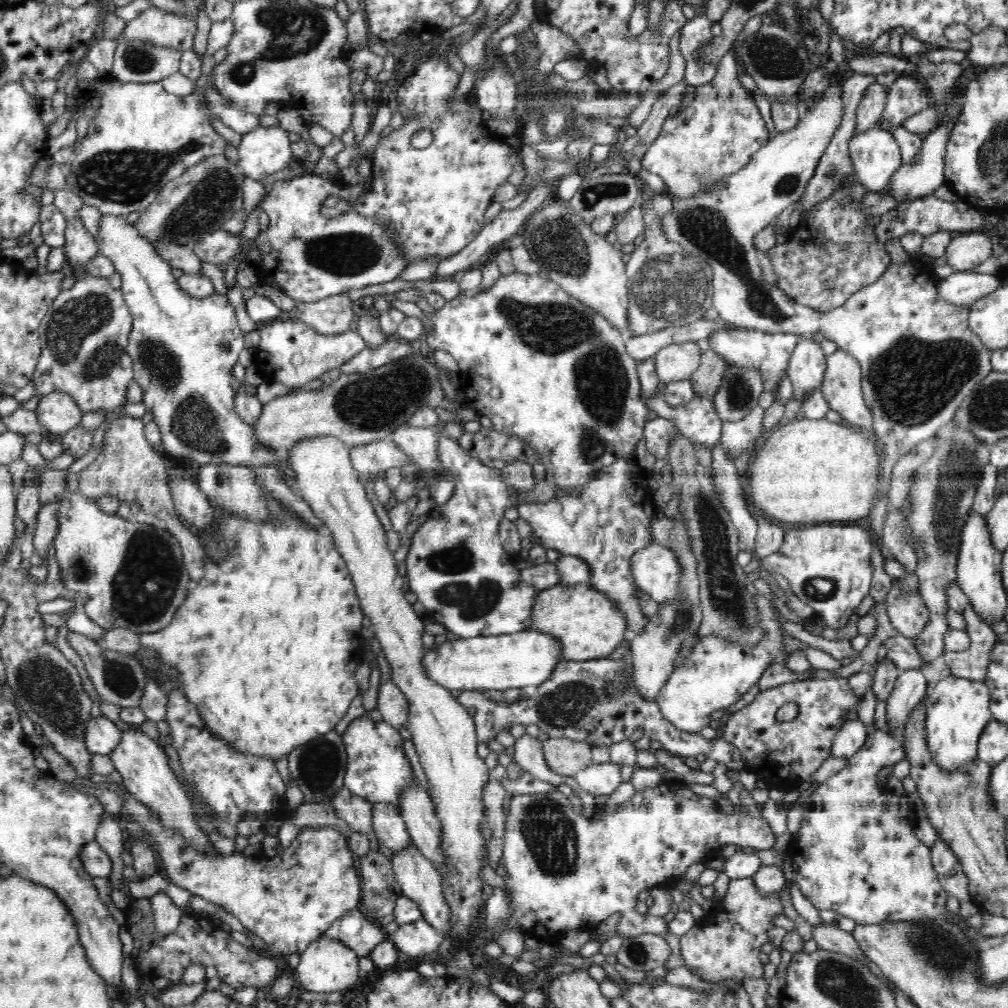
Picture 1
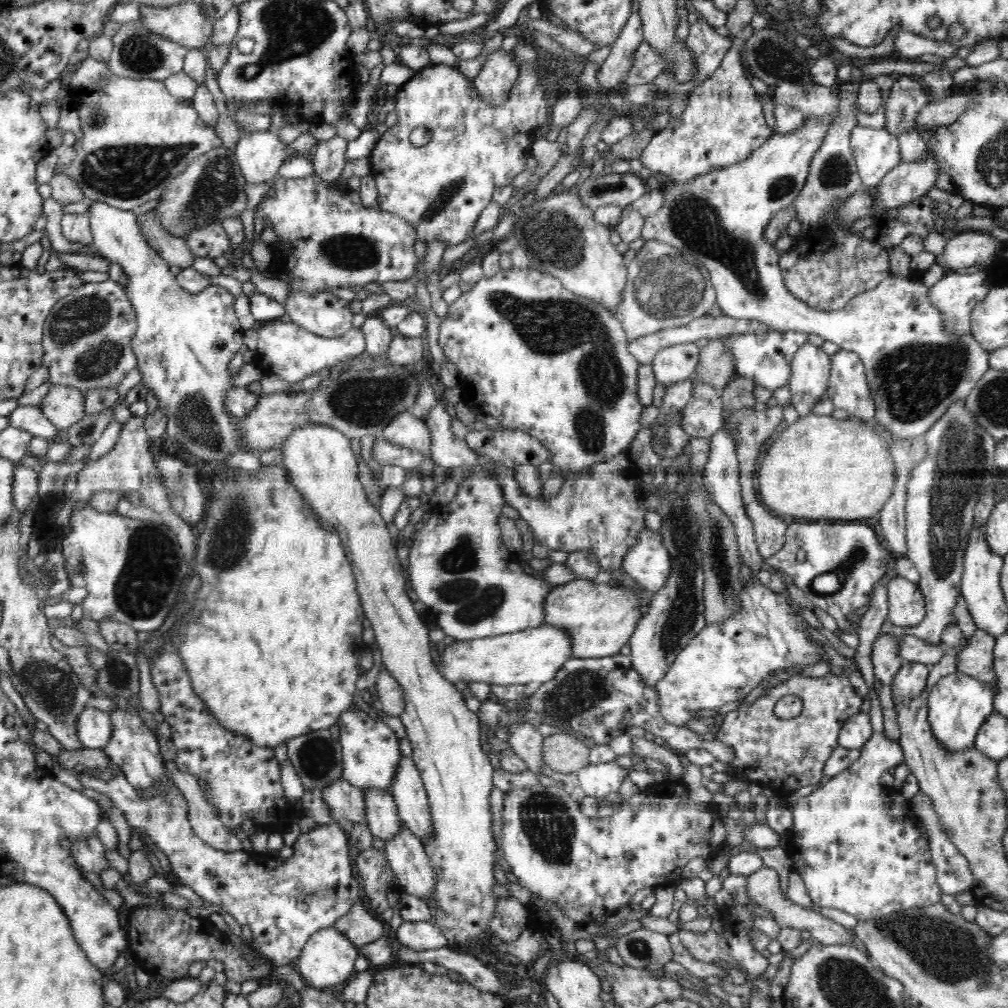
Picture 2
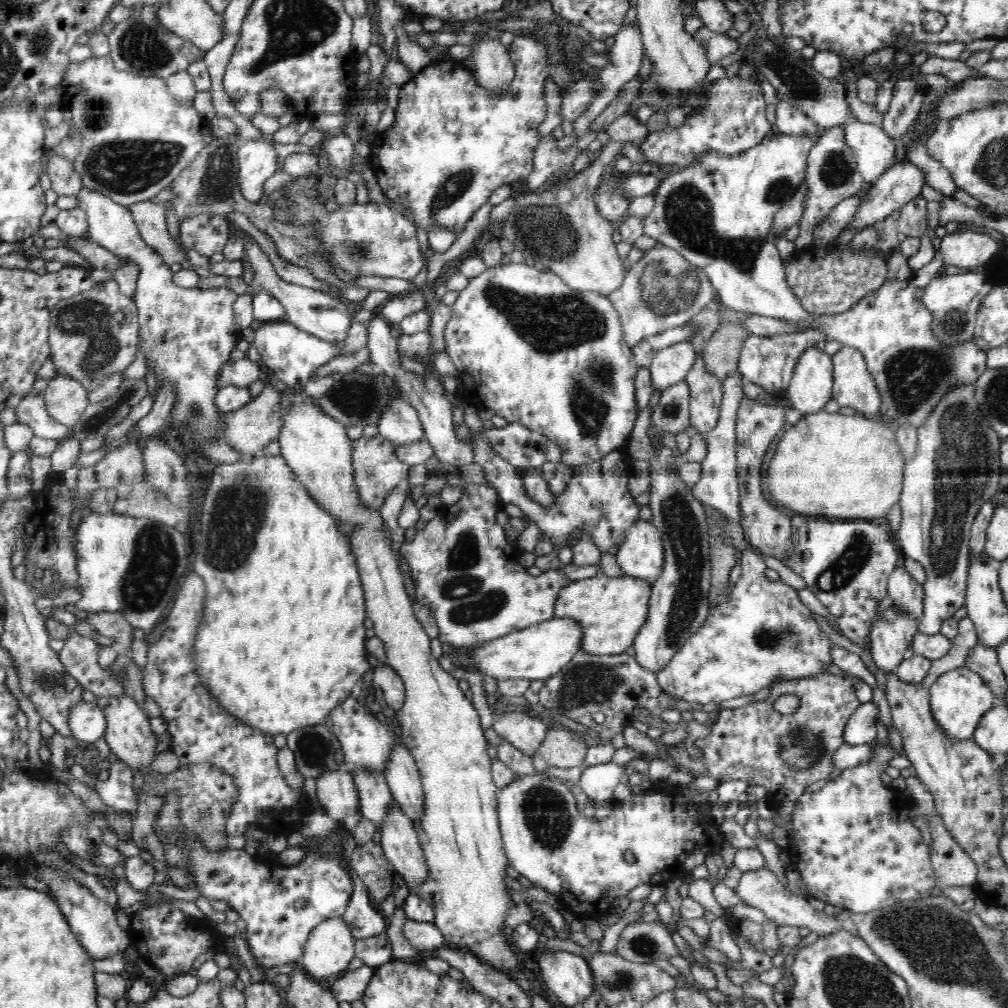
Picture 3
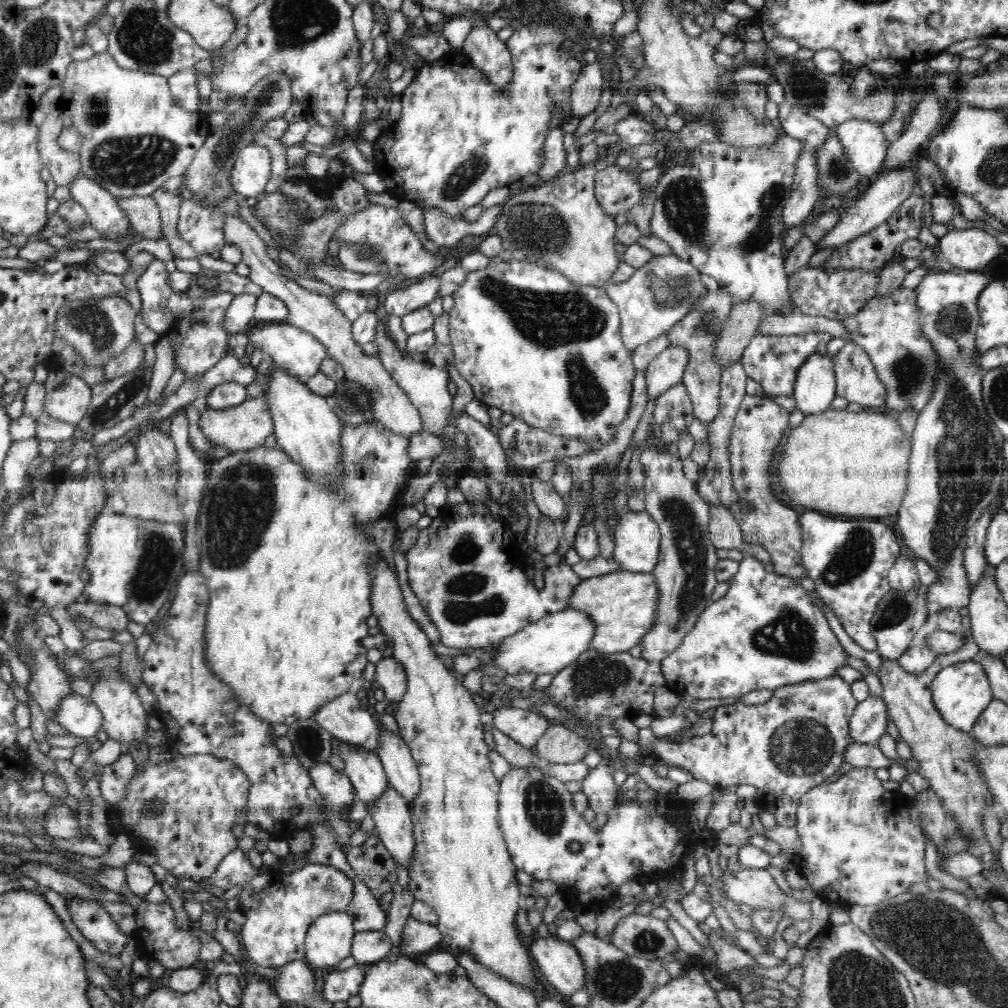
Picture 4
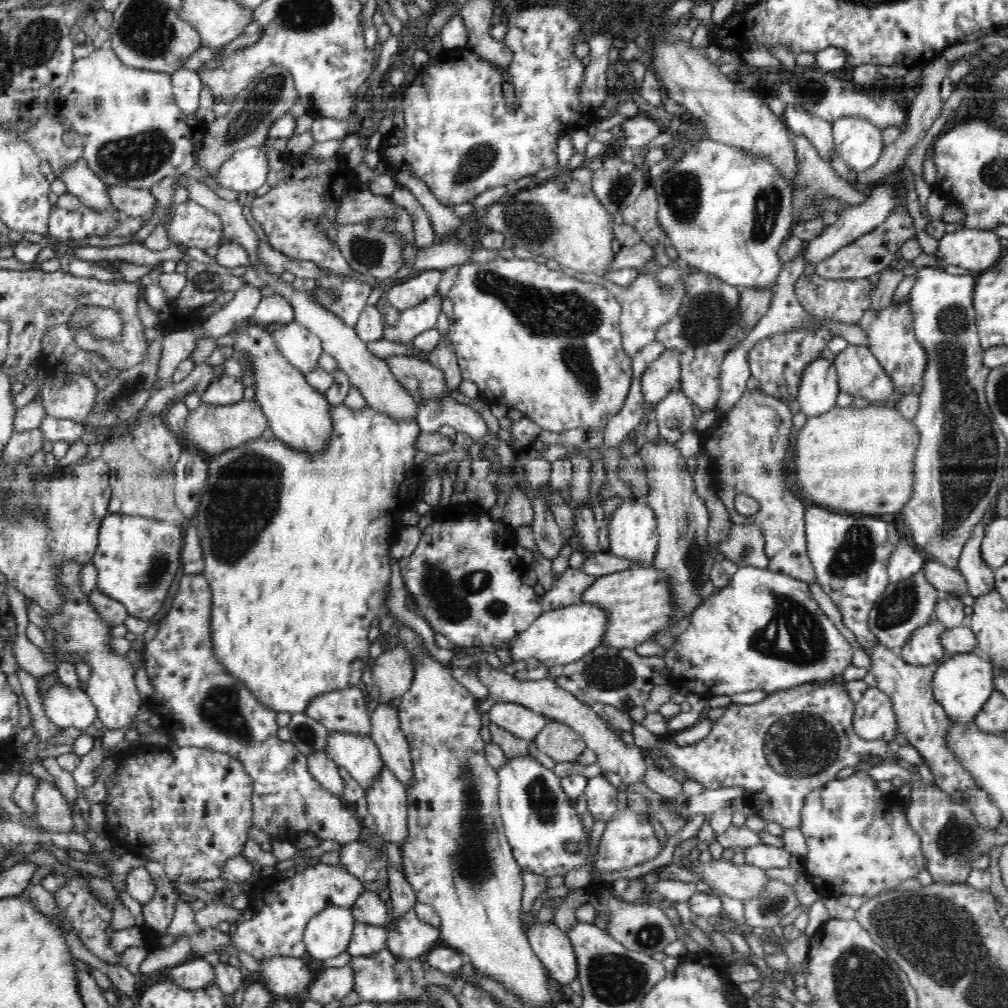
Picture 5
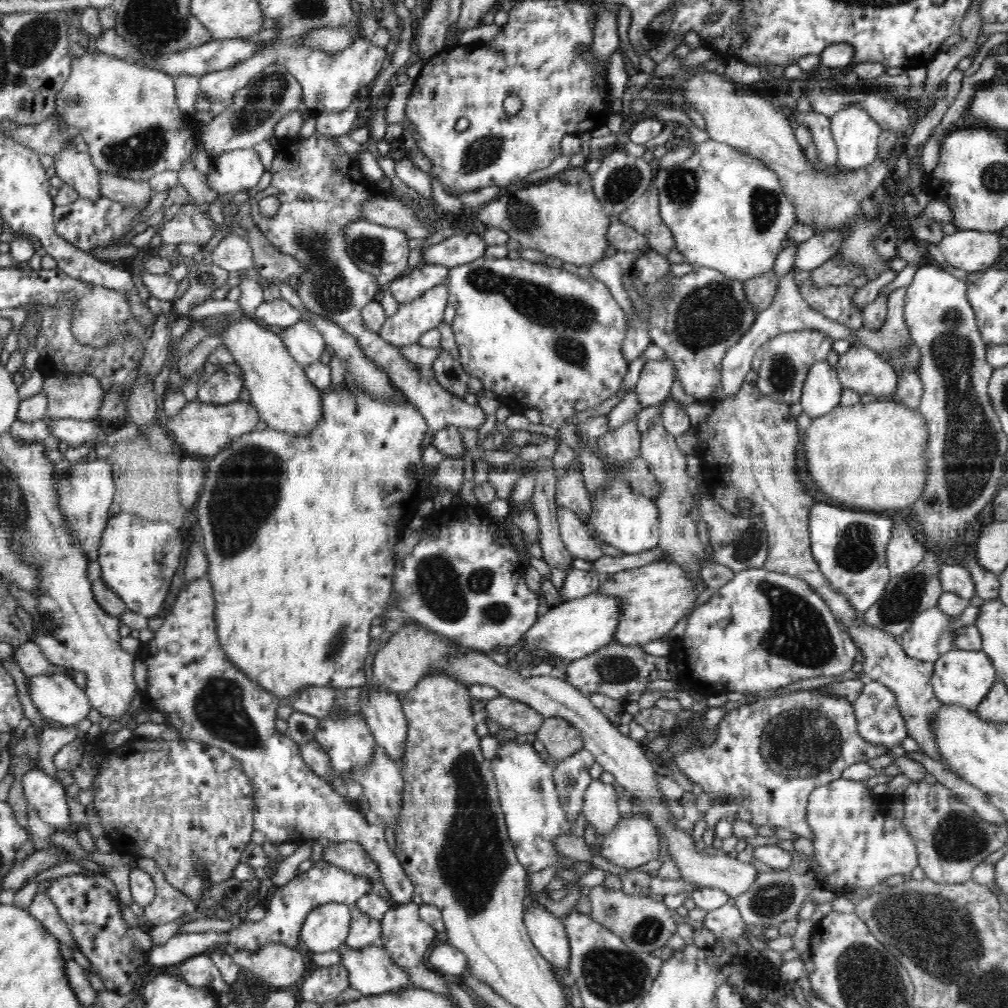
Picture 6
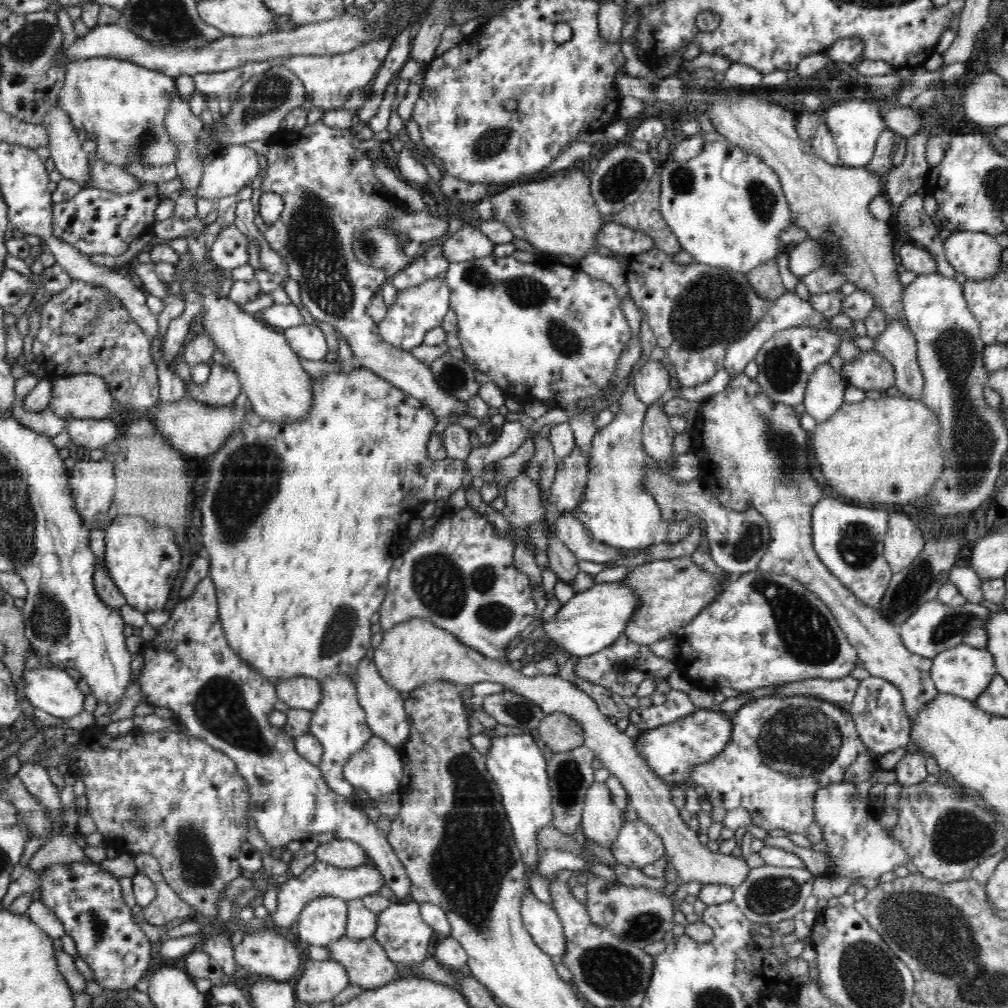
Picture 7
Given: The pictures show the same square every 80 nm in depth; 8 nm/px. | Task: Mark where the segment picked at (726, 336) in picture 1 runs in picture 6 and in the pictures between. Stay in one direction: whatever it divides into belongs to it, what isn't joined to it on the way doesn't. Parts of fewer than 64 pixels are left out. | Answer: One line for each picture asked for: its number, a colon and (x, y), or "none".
2: (766, 358)
3: (768, 361)
4: (773, 361)
5: (778, 361)
6: (782, 363)

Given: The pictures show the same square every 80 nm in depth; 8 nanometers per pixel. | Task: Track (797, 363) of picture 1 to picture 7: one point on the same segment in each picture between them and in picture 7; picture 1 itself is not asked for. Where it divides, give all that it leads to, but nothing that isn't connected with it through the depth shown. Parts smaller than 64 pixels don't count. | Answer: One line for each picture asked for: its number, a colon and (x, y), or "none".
2: (810, 370)
3: (811, 385)
4: (815, 389)
5: (819, 389)
6: (822, 392)
7: (825, 392)

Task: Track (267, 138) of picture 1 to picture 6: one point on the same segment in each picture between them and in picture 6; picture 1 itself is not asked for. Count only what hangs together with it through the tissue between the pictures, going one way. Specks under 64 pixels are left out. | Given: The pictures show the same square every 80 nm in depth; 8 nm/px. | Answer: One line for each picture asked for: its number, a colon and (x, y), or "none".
2: (259, 155)
3: (257, 159)
4: (251, 171)
5: (245, 171)
6: (238, 170)

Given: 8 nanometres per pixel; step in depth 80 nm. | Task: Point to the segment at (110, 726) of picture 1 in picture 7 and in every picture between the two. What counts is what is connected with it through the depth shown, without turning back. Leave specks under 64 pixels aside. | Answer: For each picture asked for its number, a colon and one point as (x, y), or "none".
2: (94, 727)
3: (87, 721)
4: (79, 715)
5: (67, 707)
6: (57, 697)
7: (52, 690)

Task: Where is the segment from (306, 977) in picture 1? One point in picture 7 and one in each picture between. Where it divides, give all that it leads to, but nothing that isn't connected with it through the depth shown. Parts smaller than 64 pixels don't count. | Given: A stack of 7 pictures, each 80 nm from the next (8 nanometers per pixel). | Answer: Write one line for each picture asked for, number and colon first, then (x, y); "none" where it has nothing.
2: (328, 959)
3: (330, 946)
4: (329, 940)
5: (328, 933)
6: (326, 928)
7: (322, 921)

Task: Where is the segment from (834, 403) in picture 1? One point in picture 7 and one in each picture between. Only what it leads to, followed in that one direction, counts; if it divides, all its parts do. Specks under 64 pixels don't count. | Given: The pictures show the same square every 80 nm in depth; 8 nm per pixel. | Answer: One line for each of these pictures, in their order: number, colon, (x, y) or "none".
2: (848, 389)
3: (854, 387)
4: (857, 382)
5: (859, 374)
6: (862, 370)
7: (871, 371)

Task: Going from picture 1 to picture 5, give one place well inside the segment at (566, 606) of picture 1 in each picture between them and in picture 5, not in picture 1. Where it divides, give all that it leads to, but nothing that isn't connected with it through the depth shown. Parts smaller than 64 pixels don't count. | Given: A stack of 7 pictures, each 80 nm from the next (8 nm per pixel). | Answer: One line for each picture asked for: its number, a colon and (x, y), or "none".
2: (599, 617)
3: (611, 611)
4: (621, 604)
5: (638, 600)

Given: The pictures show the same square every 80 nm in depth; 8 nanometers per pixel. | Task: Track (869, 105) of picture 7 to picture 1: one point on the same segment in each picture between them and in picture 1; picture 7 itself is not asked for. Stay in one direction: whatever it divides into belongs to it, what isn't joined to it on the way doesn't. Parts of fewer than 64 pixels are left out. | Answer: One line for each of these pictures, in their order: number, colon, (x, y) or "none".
1: (875, 154)
2: (876, 151)
3: (874, 151)
4: (864, 142)
5: (859, 143)
6: (856, 135)

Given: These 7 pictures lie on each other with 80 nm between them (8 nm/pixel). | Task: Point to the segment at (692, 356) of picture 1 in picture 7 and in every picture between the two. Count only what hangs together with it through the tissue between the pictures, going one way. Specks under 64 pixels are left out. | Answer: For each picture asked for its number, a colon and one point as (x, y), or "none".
2: (677, 363)
3: (670, 366)
4: (666, 370)
5: (663, 375)
6: (655, 382)
7: (653, 380)

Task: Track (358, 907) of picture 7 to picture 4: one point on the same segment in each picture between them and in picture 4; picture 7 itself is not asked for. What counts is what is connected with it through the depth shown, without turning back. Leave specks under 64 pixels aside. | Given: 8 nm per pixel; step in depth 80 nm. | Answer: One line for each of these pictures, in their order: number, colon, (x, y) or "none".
4: (368, 947)
5: (366, 939)
6: (365, 931)

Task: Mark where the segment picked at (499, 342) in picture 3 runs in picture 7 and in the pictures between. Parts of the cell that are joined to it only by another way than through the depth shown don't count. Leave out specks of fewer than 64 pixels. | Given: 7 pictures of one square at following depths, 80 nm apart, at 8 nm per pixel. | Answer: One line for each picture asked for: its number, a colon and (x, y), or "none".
4: (549, 352)
5: (540, 341)
6: (539, 337)
7: (555, 334)

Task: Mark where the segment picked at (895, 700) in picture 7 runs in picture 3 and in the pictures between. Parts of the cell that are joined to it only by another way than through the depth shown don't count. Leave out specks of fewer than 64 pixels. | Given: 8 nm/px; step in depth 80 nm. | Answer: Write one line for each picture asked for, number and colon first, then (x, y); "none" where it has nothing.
3: (861, 727)
4: (868, 723)
5: (874, 719)
6: (879, 720)

